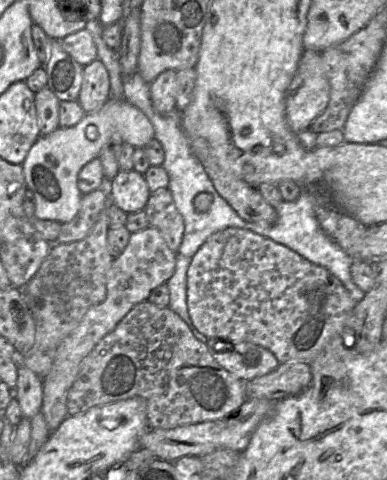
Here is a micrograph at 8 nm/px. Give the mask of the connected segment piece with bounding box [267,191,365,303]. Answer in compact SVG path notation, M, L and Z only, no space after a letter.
M302 191L295 201L284 201L284 208L278 206L277 211L281 212L282 222L286 229L269 231L267 237L290 248L308 261L326 268L342 282L351 297L358 303L364 297L365 292L352 280L350 269L354 259L325 234L317 220L313 198L305 191Z

